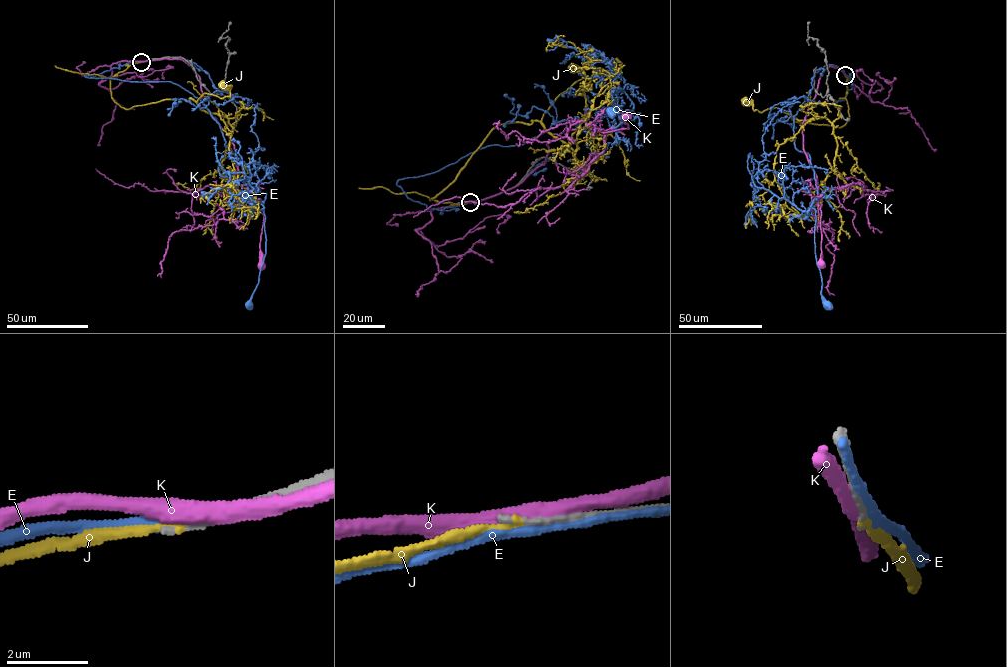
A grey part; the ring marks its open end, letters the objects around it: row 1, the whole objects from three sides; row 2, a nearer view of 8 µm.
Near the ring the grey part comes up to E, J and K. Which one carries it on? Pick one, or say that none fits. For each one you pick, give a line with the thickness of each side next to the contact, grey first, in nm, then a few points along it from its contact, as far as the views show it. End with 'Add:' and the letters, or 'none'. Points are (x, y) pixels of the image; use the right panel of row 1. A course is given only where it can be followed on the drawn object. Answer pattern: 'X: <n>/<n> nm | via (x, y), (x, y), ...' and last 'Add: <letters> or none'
J: 180/200 nm | via (845, 75), (849, 120), (840, 127), (793, 120), (789, 113), (774, 107), (759, 112), (744, 102)
Add: J

